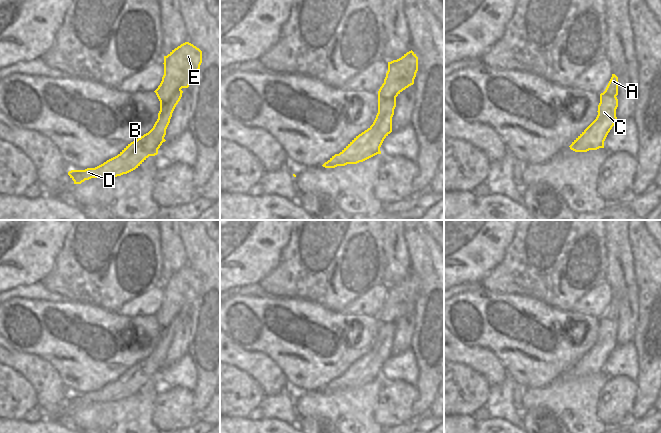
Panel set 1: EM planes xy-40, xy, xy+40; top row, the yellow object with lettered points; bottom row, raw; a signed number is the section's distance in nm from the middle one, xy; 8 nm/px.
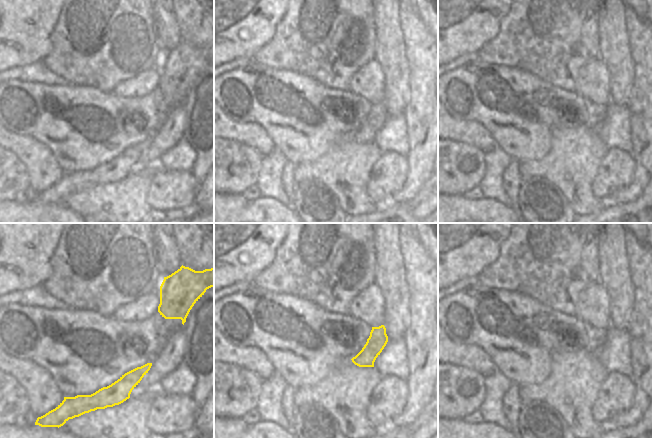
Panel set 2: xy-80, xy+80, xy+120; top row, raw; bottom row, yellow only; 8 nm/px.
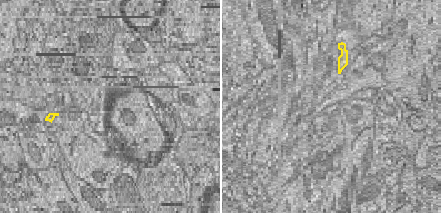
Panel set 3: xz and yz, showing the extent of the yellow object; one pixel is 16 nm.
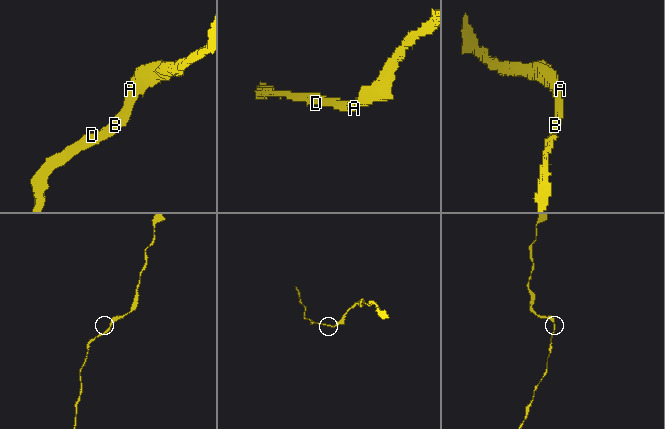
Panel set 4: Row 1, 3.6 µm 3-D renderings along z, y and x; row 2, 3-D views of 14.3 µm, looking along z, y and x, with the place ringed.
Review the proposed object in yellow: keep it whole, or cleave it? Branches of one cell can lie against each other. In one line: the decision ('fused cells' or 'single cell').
single cell

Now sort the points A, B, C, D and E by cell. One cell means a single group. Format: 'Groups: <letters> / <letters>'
Groups: A B C D E

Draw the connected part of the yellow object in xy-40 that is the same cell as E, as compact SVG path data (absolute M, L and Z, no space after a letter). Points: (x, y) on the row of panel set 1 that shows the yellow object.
M185 42L164 56L164 75L158 88L154 91L160 101L158 119L153 128L137 140L128 144L117 156L107 160L95 168L85 170L71 170L68 172L74 184L81 184L91 178L115 178L127 174L138 168L149 156L158 154L158 149L166 140L166 129L170 123L172 113L182 97L182 88L188 88L192 79L200 69L202 51L189 42Z

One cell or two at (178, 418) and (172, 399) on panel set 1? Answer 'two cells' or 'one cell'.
one cell

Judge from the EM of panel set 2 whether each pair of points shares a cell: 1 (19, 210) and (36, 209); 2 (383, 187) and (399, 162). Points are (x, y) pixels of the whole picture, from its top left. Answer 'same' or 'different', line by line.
1: same
2: same

